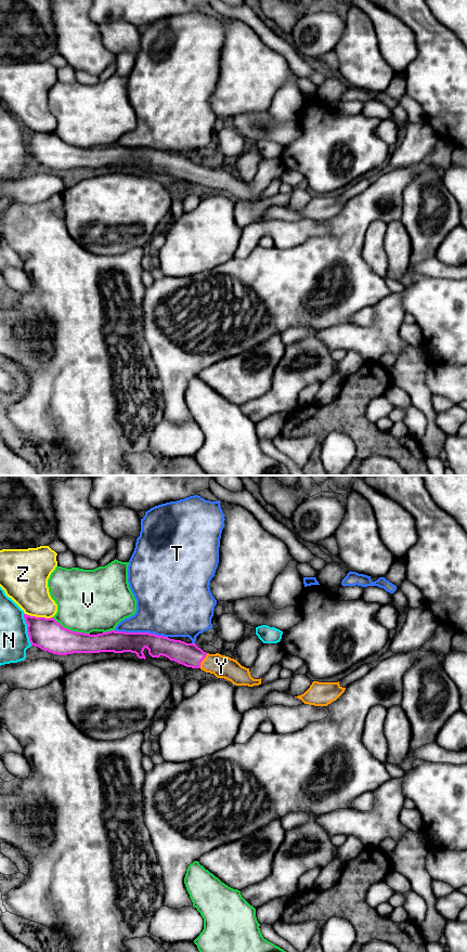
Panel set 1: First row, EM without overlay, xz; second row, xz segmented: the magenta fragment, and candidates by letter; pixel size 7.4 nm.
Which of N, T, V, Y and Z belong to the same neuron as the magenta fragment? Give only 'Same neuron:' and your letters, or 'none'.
Same neuron: Y

